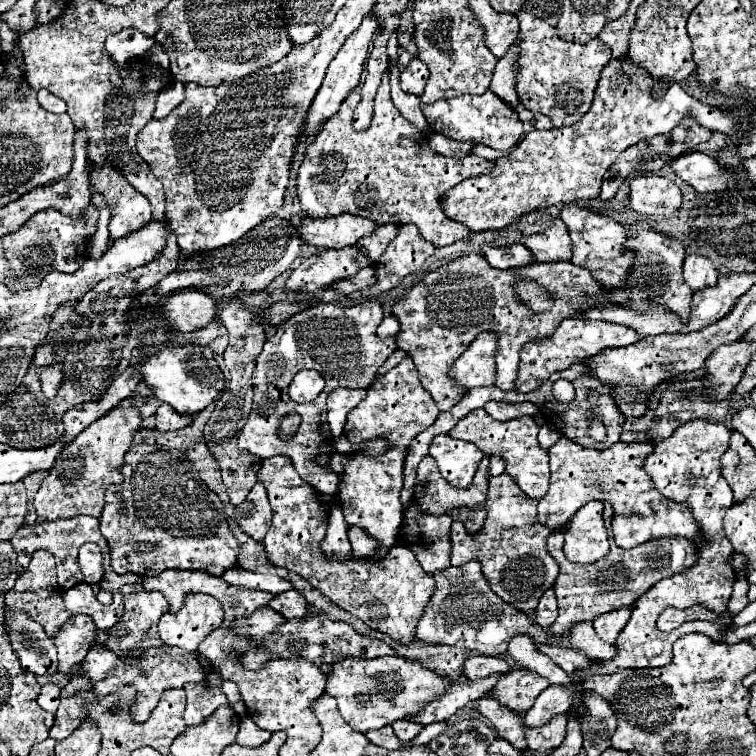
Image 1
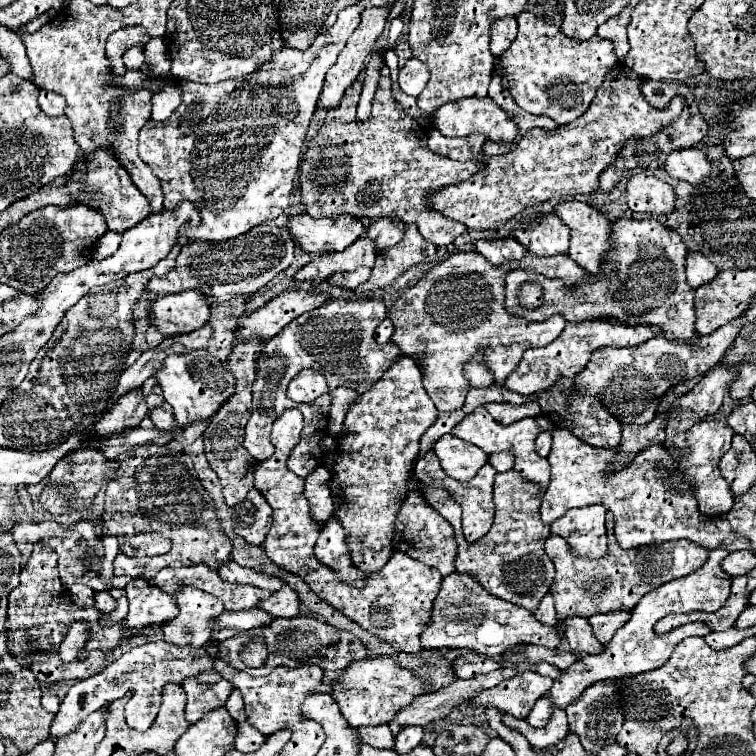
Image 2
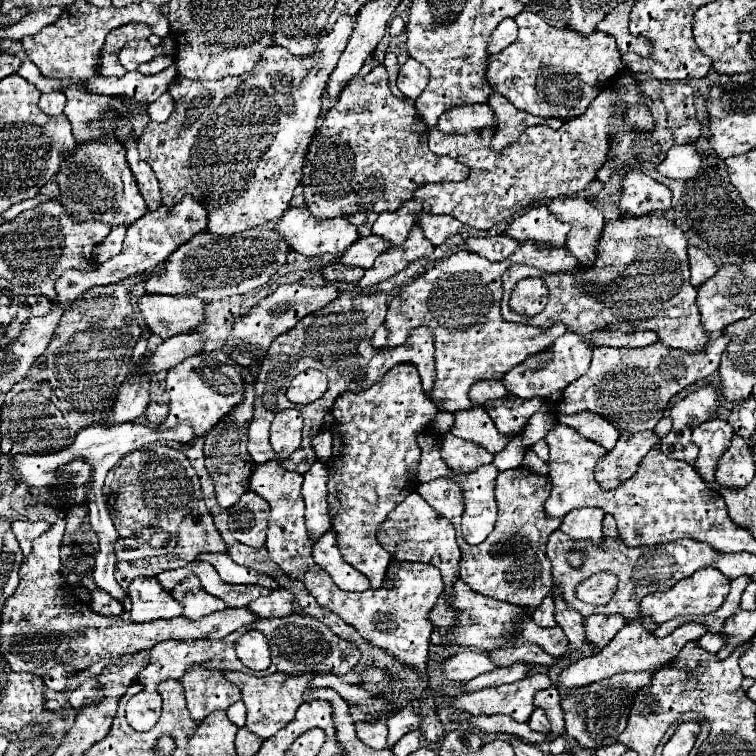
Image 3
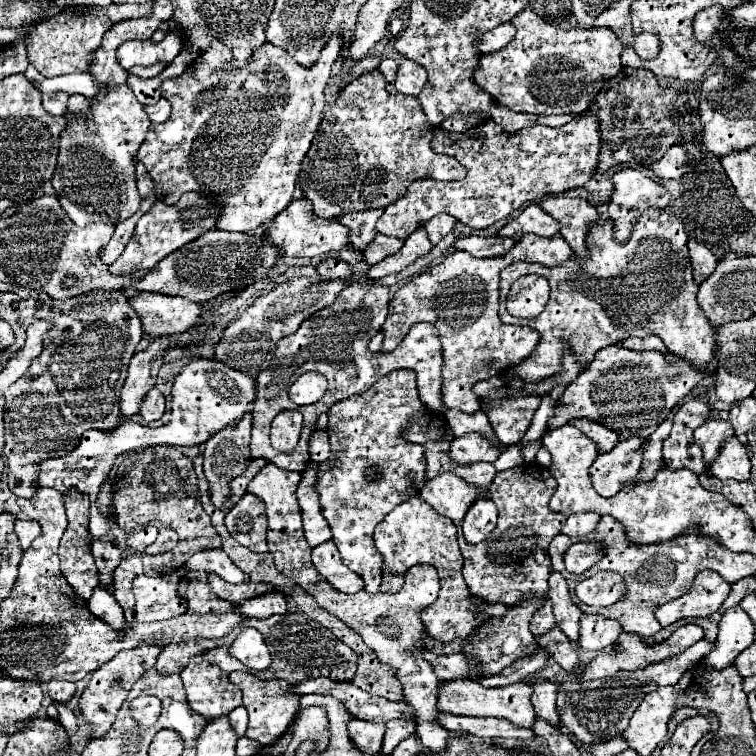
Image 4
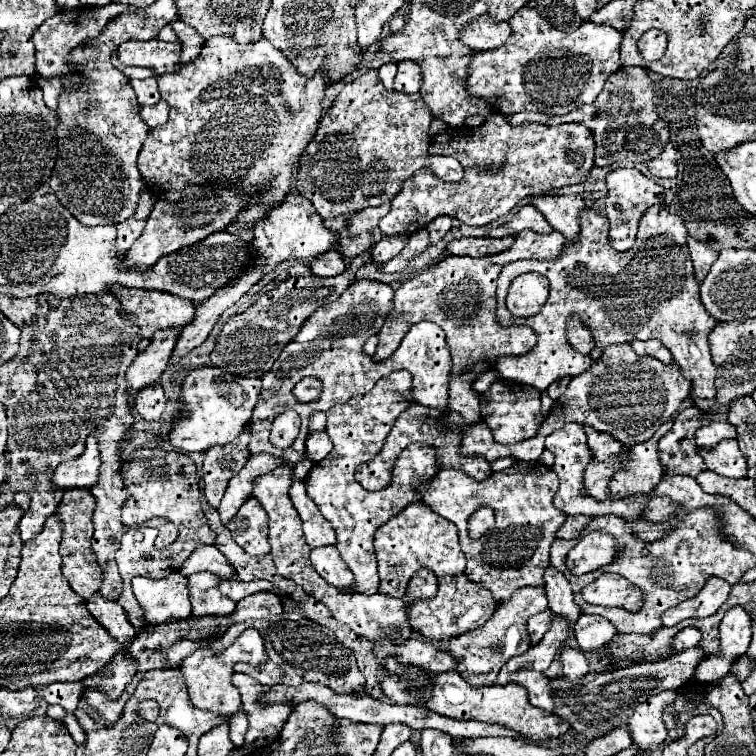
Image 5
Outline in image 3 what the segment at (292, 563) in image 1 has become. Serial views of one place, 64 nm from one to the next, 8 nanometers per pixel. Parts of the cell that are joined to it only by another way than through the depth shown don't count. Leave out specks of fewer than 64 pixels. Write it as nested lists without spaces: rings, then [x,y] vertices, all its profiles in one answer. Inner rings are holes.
[[[282,410],[270,428],[270,444],[278,452],[278,456],[288,456],[300,446],[302,432],[302,414],[300,410]],[[278,460],[258,464],[256,472],[250,478],[248,488],[270,504],[268,540],[266,540],[266,550],[270,558],[282,568],[286,576],[300,580],[306,586],[306,590],[318,600],[320,606],[332,610],[346,624],[354,626],[364,640],[386,650],[402,666],[414,666],[414,670],[426,682],[424,688],[430,688],[426,674],[430,630],[432,630],[428,612],[432,610],[444,588],[440,570],[420,562],[402,562],[402,564],[390,562],[384,582],[394,582],[396,584],[394,588],[380,586],[378,590],[364,590],[364,592],[340,590],[332,582],[332,578],[312,560],[312,542],[304,526],[304,502],[300,496],[300,486],[302,486],[302,474],[284,470]]]

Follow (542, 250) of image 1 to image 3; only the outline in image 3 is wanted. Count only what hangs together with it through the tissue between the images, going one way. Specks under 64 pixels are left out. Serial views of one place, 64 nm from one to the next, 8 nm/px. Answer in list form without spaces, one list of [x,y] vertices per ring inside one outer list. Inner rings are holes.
[[[534,206],[528,212],[524,212],[522,216],[514,218],[506,226],[504,234],[518,242],[532,238],[538,244],[548,244],[548,246],[560,248],[566,244],[568,230],[570,230],[570,226],[560,222],[546,206]]]

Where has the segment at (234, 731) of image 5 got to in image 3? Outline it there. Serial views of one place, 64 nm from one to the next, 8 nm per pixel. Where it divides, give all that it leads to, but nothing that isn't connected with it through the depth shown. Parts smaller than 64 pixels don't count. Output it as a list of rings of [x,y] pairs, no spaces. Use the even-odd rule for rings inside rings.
[[[242,700],[236,702],[236,704],[232,704],[232,706],[228,708],[228,718],[230,718],[230,722],[236,724],[238,728],[244,726],[244,722],[246,722],[246,708],[244,708],[244,702],[242,702]]]

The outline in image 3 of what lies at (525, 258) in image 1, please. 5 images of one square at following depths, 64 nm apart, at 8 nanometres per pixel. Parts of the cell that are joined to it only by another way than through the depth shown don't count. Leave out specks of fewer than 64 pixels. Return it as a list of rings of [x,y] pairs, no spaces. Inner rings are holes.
[[[504,234],[492,238],[468,238],[466,244],[474,254],[484,256],[488,260],[504,260],[518,248],[518,240]]]

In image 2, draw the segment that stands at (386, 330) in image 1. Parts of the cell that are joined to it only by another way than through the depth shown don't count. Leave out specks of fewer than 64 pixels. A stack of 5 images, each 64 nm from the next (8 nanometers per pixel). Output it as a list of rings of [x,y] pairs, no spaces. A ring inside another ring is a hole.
[[[386,318],[386,320],[376,328],[376,332],[374,332],[374,340],[376,340],[378,344],[384,344],[384,342],[388,342],[388,340],[390,340],[392,332],[394,332],[394,328],[392,328],[390,320]]]

